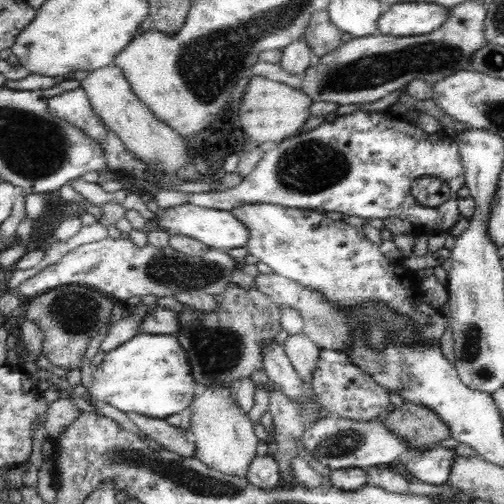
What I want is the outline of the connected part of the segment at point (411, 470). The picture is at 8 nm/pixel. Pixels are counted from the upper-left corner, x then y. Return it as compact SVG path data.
M434 445L430 450L414 457L405 465L407 472L420 482L444 484L450 476L450 468L452 468L454 458L456 458L454 448Z

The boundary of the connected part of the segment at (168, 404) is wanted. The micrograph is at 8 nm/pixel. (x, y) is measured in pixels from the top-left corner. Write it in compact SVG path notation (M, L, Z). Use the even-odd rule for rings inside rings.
M140 333L124 344L109 350L98 366L91 366L93 372L91 394L94 398L122 410L150 418L164 419L172 414L182 412L192 404L195 378L191 373L190 359L174 335Z

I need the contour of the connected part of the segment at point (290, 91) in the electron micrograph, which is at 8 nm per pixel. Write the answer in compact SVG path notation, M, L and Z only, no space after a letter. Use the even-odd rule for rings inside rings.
M252 75L239 103L238 119L248 140L268 147L298 134L311 115L312 98L303 91L268 78Z

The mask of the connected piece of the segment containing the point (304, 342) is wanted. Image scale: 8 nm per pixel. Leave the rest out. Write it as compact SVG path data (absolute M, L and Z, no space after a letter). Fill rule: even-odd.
M303 332L290 334L283 344L290 363L294 365L304 383L311 384L312 373L317 363L320 347Z

